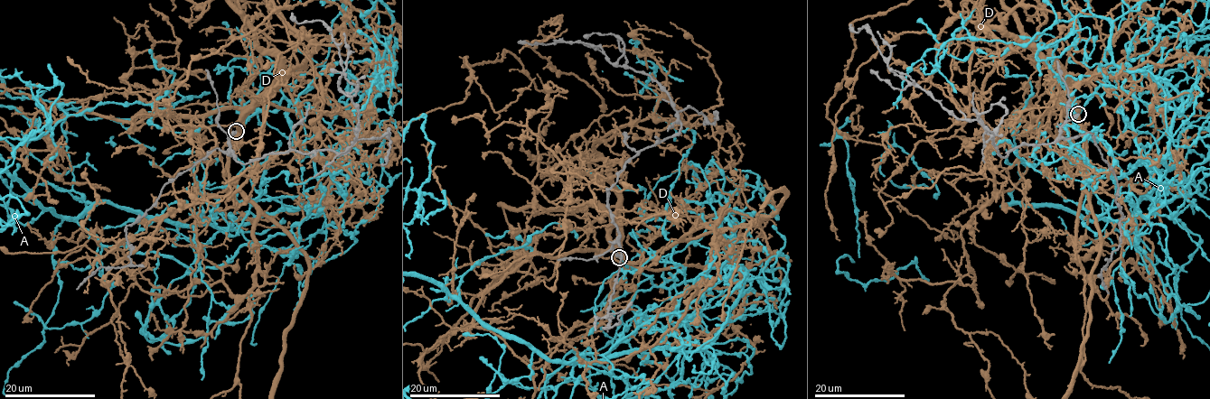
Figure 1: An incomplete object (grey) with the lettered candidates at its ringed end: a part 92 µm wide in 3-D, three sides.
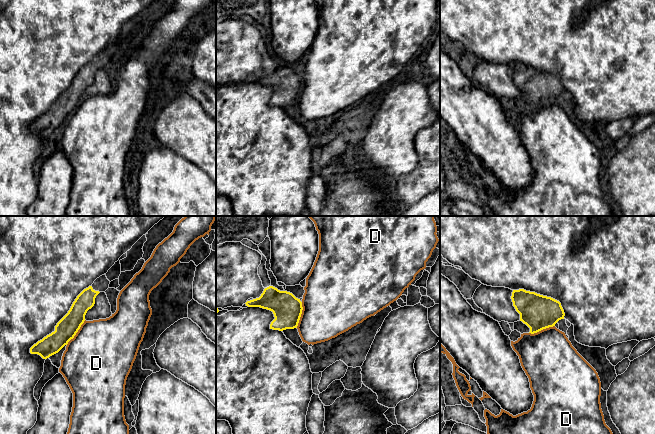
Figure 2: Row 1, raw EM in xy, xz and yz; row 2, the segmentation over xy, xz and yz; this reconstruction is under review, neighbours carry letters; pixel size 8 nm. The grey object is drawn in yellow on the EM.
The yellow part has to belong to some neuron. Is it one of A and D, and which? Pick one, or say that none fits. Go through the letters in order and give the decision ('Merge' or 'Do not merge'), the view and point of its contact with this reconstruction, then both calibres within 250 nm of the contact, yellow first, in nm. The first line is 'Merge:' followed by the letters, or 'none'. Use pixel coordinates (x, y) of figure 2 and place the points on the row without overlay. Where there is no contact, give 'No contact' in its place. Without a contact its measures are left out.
Merge: A
A: Merge. No contact
D: Do not merge. Touches yellow at xy (77, 107). Thickness 170 nm (yellow) against 500 nm

